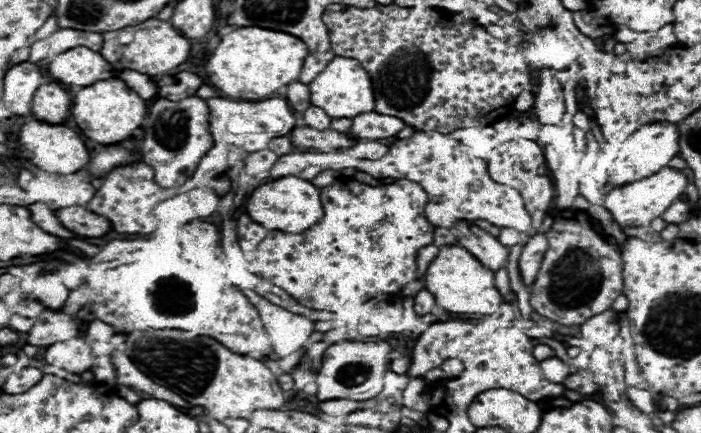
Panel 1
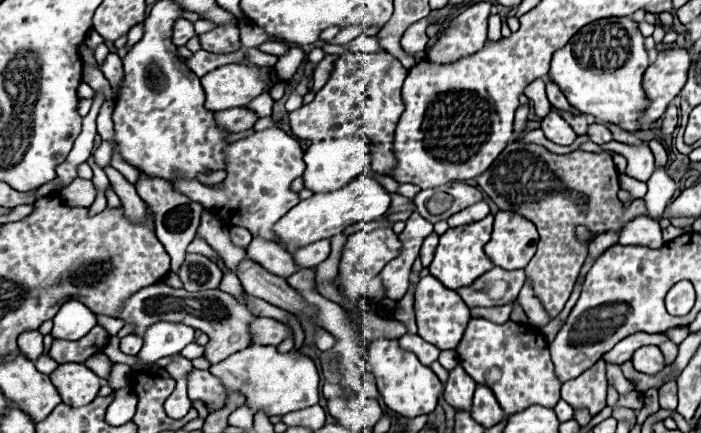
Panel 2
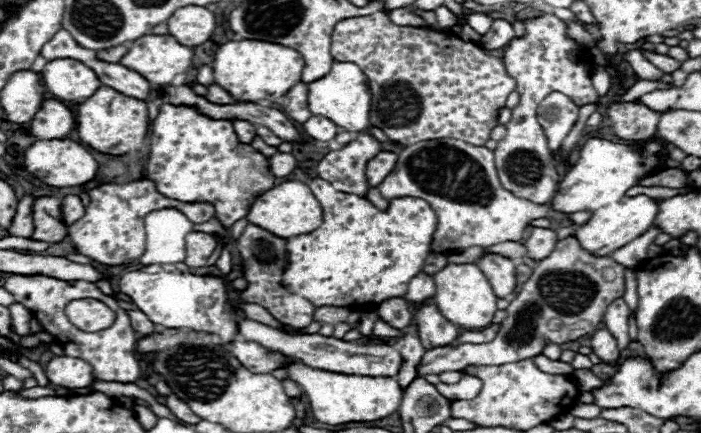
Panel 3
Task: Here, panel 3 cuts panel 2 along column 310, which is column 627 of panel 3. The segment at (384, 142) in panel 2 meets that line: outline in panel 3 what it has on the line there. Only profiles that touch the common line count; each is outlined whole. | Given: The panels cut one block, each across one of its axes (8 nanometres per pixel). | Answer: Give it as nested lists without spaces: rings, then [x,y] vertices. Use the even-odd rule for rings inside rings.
[[[638,100],[634,102],[612,102],[604,108],[612,130],[622,140],[646,140],[656,134],[660,116],[664,112],[654,112],[644,108]]]

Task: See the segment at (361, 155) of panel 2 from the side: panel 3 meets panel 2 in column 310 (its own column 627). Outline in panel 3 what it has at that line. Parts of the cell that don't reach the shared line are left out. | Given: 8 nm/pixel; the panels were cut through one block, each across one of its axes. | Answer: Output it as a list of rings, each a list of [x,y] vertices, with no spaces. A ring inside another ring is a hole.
[[[652,136],[638,144],[616,144],[610,140],[600,138],[588,138],[586,144],[580,150],[580,158],[572,166],[572,170],[566,172],[564,180],[558,186],[558,192],[552,198],[552,206],[558,212],[580,212],[580,210],[598,210],[604,204],[618,202],[632,186],[638,184],[638,180],[658,172],[664,168],[664,158],[668,158],[668,150],[662,148],[660,138]],[[656,154],[662,154],[658,158]]]

